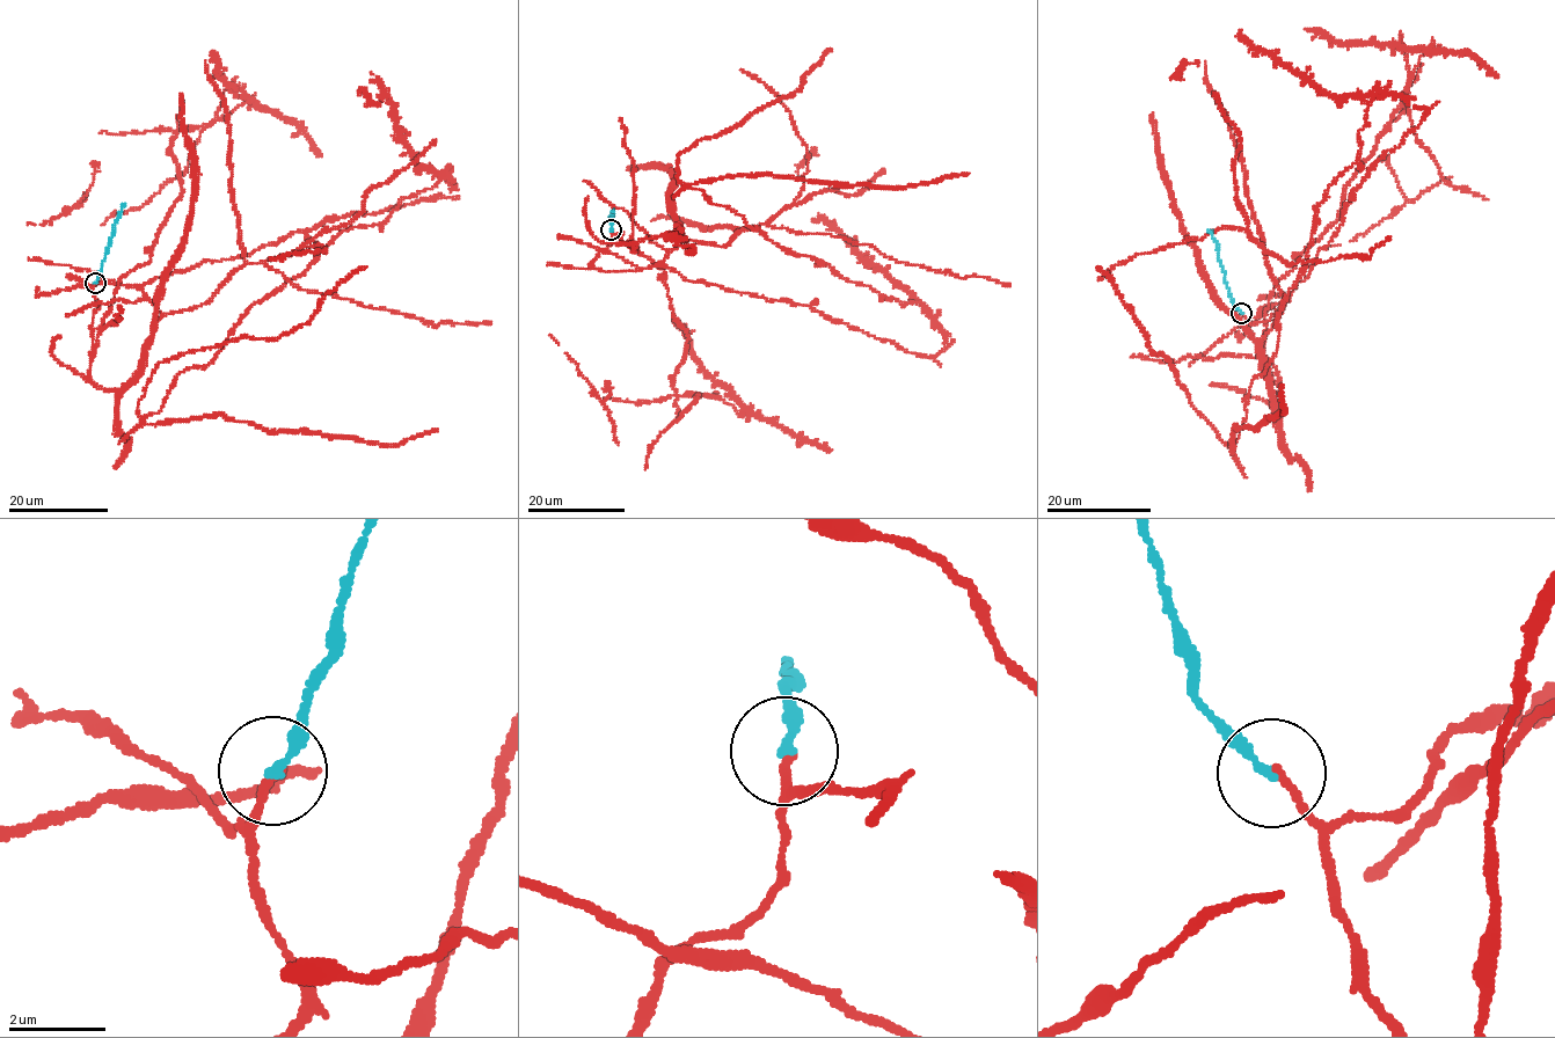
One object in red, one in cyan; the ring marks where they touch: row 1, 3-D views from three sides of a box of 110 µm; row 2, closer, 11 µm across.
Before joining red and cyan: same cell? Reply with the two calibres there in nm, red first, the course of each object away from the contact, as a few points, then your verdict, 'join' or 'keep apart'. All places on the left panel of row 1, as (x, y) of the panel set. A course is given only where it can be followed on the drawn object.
calibres 170 and 200 nm; course red (95, 282), (141, 285), (454, 185), (343, 229), (140, 418), (159, 363), (277, 338), (367, 265); course cyan (95, 282), (114, 227), (125, 204); join

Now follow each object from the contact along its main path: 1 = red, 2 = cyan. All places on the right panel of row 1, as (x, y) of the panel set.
1: (1241, 313), (1287, 300), (1352, 191), (1426, 109), (1394, 94), (1366, 108), (1232, 448), (1097, 265)
2: (1241, 313), (1233, 304), (1216, 241), (1207, 231)

